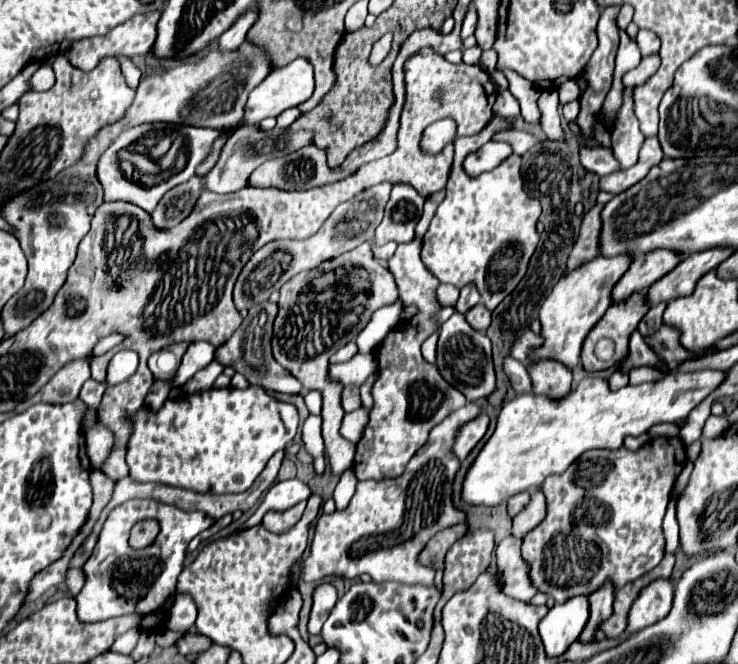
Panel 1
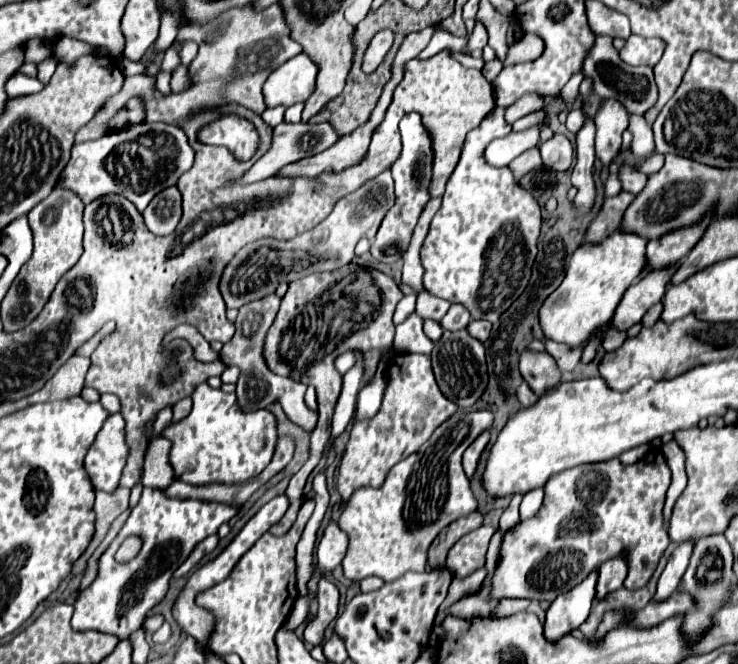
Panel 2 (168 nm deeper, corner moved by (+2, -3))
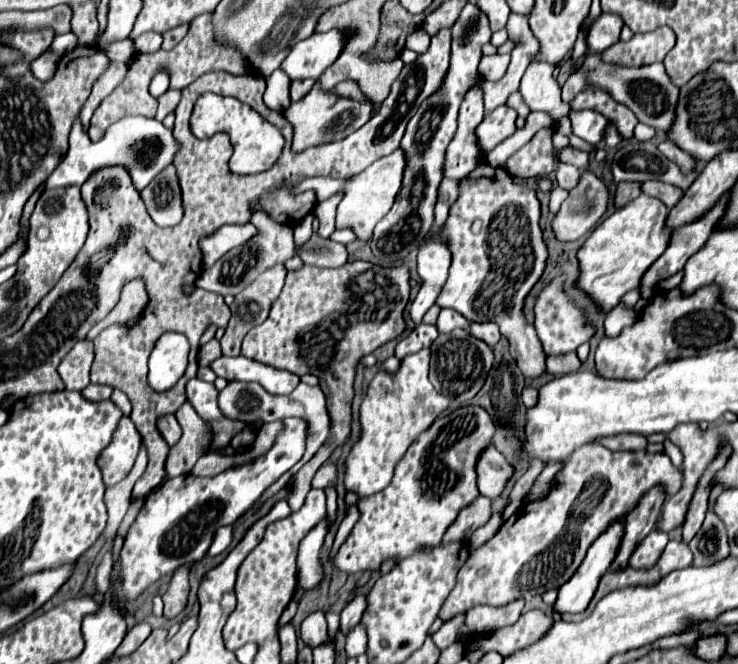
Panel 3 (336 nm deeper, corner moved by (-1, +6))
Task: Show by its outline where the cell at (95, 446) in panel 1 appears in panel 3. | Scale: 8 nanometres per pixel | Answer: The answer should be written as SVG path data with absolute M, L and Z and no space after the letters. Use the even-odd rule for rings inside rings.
M123 416L111 444L99 456L99 466L103 472L105 486L115 486L129 474L137 458L139 444L141 444L141 436L135 424L131 422L129 416Z

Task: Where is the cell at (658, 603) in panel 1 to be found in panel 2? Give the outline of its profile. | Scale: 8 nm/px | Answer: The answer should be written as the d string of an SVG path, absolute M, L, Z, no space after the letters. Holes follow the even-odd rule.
M682 543L672 557L668 559L666 569L662 571L660 579L658 579L658 587L656 587L656 595L652 597L652 601L662 601L664 597L670 597L670 593L674 593L680 585L680 579L688 567L692 555L692 545L690 543Z

